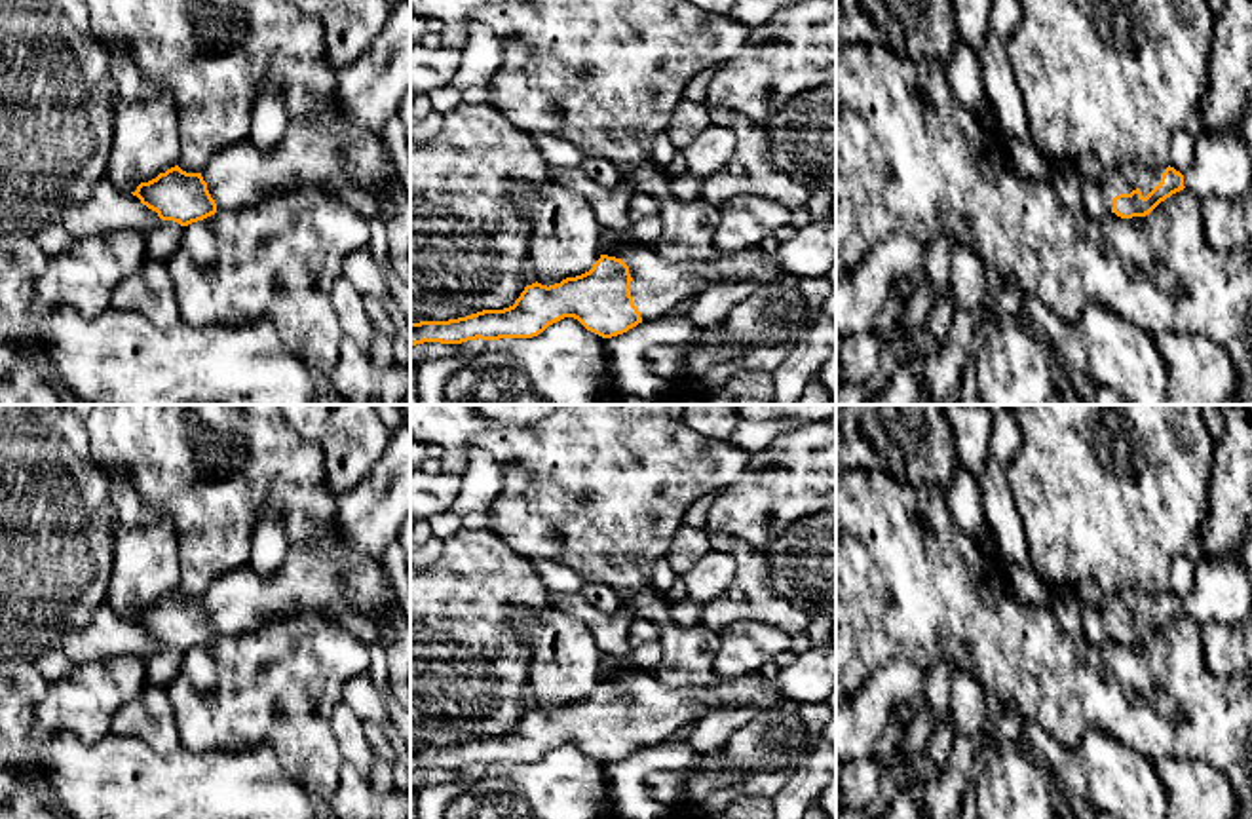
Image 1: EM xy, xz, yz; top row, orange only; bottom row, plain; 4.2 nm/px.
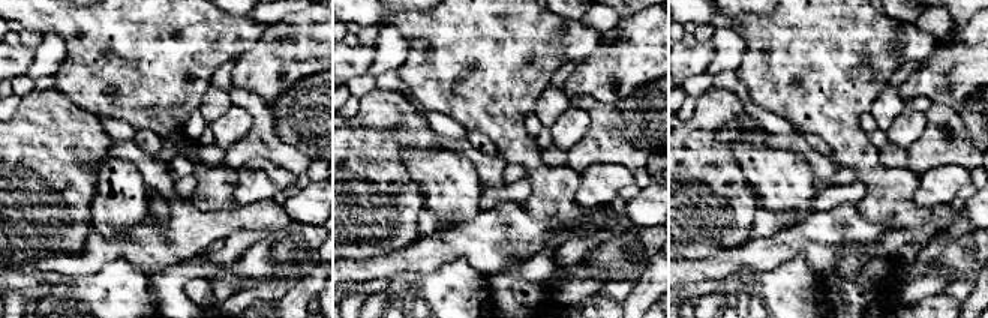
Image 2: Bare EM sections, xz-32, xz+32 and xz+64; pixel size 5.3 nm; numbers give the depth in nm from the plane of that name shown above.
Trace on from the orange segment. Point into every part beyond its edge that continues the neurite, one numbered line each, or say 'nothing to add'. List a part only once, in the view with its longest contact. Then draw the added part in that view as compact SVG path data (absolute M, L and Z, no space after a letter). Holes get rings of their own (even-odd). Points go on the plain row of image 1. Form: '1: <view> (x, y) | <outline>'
1: yz (1123, 605) | M1121 589L1110 597L1104 597L1100 604L1100 612L1104 623L1113 633L1113 623L1119 619L1130 619L1132 616L1140 616L1146 623L1159 608L1167 593L1151 595L1142 589Z

